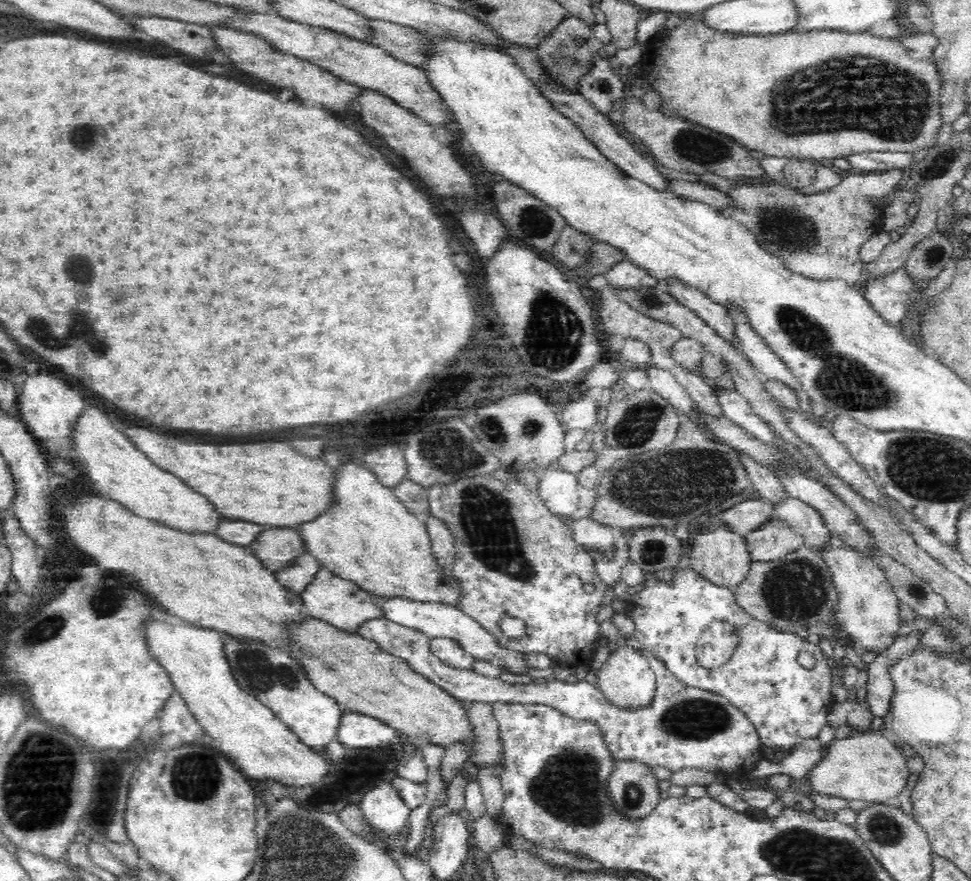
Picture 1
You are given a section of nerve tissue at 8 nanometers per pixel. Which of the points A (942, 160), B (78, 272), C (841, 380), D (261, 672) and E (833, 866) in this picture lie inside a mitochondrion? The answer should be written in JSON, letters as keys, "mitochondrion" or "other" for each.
{"A":"mitochondrion","B":"mitochondrion","C":"mitochondrion","D":"mitochondrion","E":"mitochondrion"}

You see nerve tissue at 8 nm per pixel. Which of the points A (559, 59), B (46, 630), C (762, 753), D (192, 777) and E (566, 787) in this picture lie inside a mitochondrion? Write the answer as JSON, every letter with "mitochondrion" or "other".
{"A":"mitochondrion","B":"mitochondrion","C":"other","D":"mitochondrion","E":"mitochondrion"}

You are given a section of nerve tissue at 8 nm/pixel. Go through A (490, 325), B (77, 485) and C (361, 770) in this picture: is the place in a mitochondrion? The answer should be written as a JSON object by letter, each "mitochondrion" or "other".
{"A":"other","B":"other","C":"mitochondrion"}

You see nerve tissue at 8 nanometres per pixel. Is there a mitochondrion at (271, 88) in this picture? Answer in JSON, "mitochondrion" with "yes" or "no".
{"mitochondrion":"no"}

